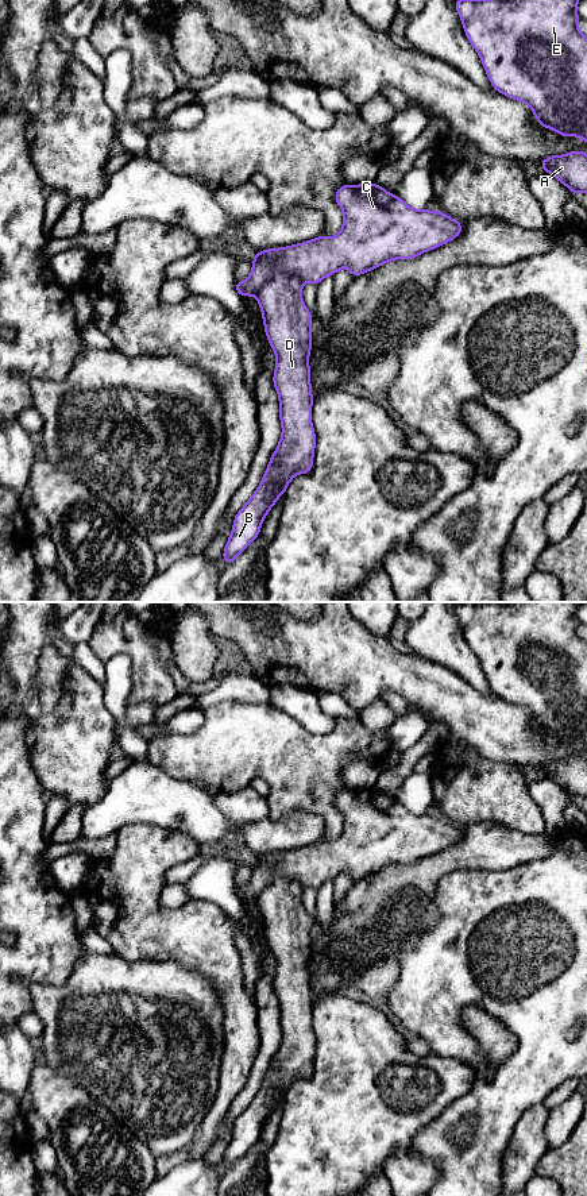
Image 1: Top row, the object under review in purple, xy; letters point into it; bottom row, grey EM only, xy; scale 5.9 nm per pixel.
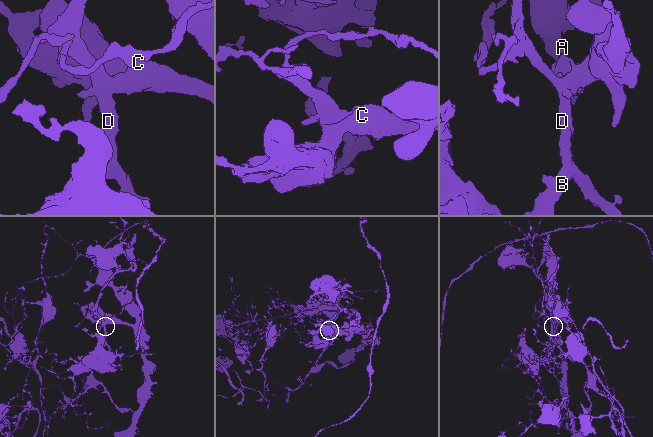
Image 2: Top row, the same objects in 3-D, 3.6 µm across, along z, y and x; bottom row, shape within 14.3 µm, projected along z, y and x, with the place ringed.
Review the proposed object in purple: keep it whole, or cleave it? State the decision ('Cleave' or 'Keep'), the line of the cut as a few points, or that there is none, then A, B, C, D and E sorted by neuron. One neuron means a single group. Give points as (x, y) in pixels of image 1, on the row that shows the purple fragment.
Cleave. Split along xy (302, 282), (293, 274), (275, 272), (254, 294). Groups: A C E / B D

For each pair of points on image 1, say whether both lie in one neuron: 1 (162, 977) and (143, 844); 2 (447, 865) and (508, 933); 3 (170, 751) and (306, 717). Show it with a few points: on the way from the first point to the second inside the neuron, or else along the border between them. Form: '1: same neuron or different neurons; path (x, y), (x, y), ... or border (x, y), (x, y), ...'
1: different neurons; border (127, 961), (173, 960), (190, 969)
2: different neurons; border (483, 870), (447, 872), (437, 883), (435, 899)
3: different neurons; border (270, 702), (308, 730), (327, 732)

